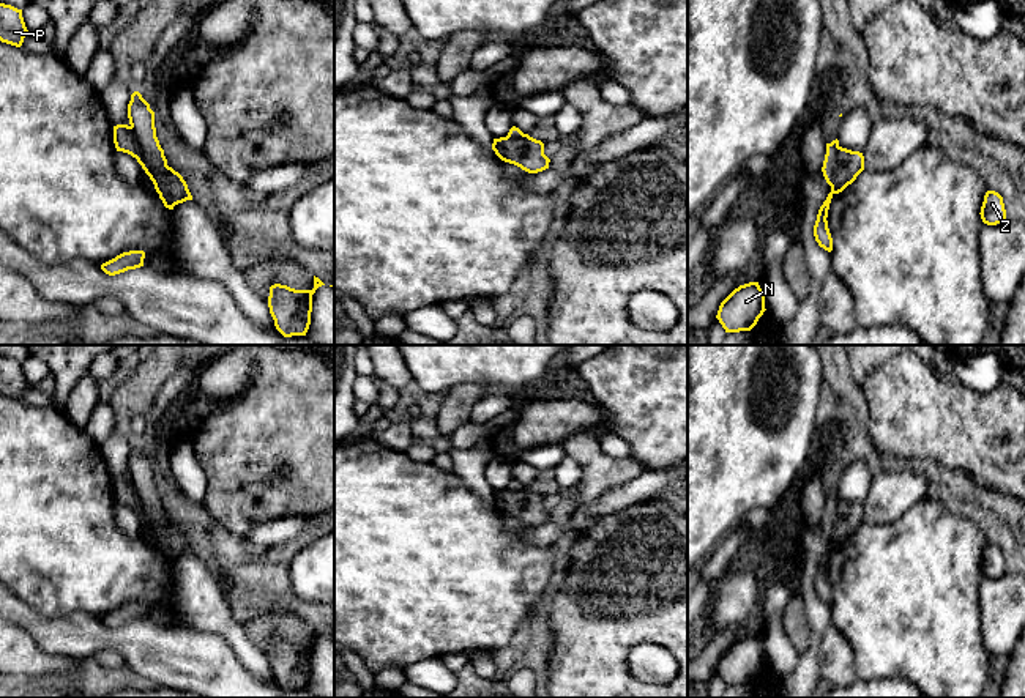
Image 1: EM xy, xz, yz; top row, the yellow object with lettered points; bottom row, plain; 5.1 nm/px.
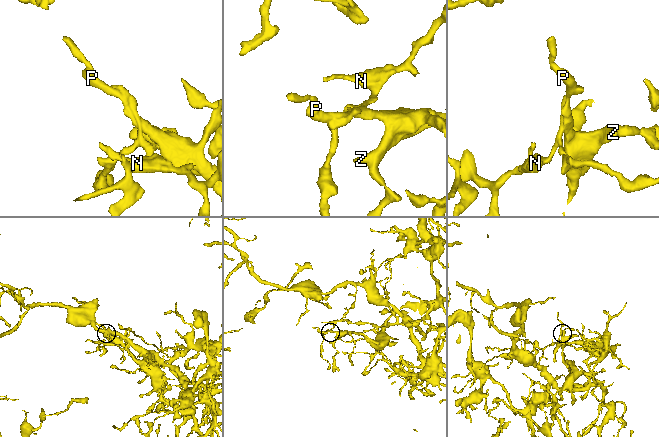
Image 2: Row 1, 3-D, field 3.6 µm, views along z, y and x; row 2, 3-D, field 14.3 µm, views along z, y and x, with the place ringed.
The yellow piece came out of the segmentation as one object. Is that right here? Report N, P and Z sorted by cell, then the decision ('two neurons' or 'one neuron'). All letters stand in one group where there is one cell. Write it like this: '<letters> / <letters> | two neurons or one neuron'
N / P Z | two neurons

